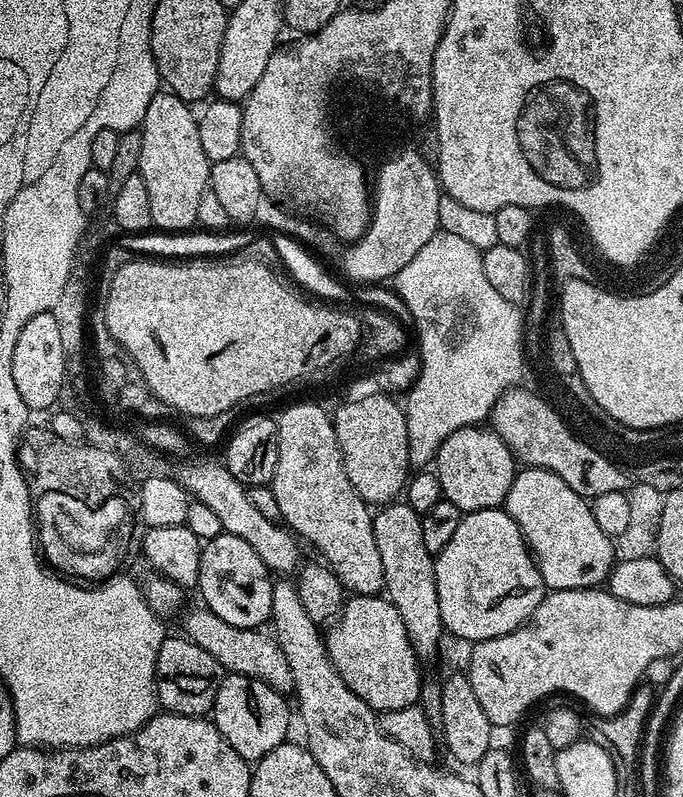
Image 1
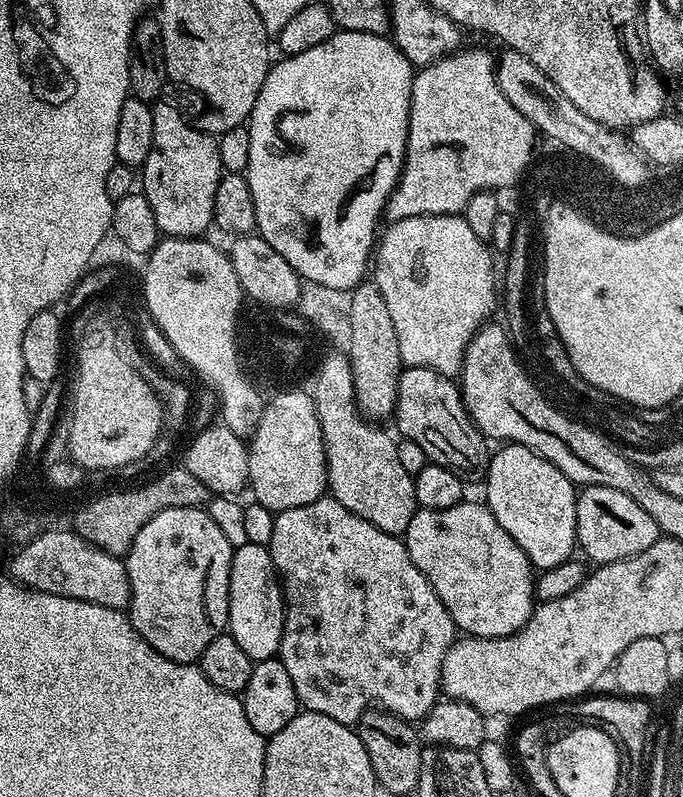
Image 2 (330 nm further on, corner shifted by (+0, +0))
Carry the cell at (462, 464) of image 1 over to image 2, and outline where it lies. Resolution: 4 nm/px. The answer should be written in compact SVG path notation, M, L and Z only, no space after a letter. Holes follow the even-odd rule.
M405 367L396 387L395 431L403 439L418 442L429 462L446 466L461 477L483 477L488 471L490 444L464 409L464 397L455 379L429 368Z

